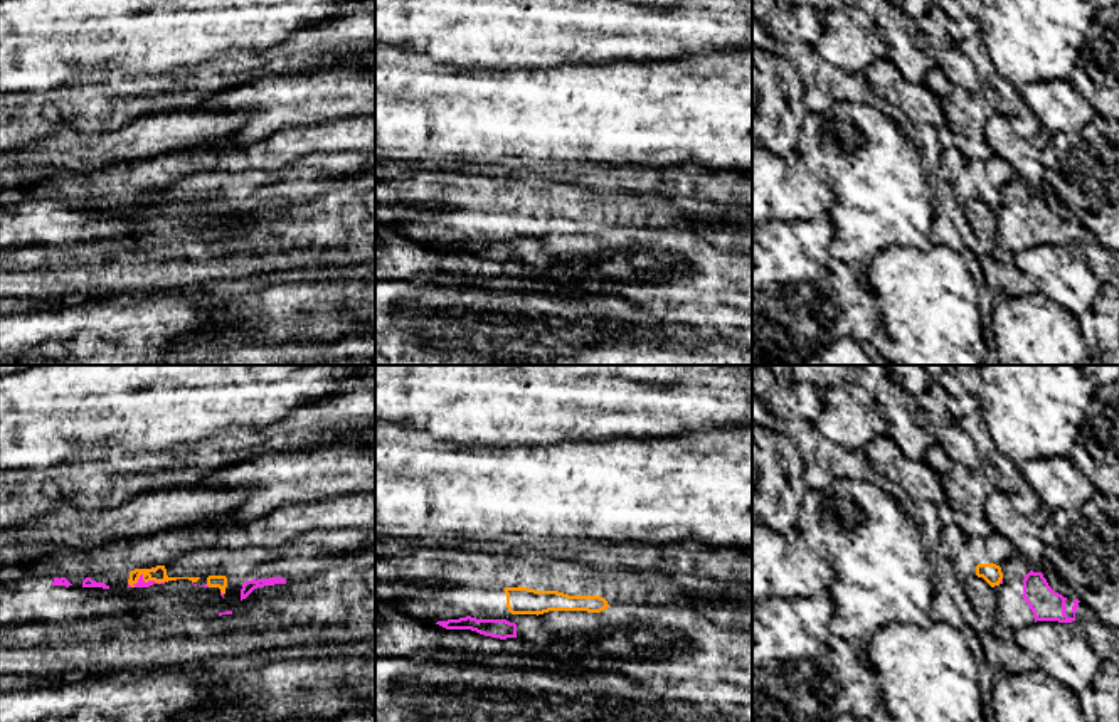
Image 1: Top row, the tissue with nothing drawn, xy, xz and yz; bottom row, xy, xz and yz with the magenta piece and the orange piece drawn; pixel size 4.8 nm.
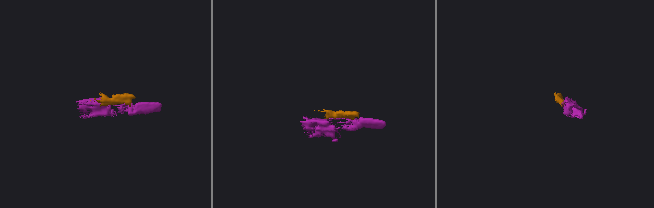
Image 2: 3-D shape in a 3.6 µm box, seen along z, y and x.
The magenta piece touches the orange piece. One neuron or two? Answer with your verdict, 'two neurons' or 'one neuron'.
two neurons

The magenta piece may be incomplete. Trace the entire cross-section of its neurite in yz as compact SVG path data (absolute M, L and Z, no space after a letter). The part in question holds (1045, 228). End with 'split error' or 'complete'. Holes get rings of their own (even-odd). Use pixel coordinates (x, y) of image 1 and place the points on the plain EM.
M1018 177L1001 188L1003 202L996 212L998 237L1013 252L1037 244L1092 244L1095 236L1079 222L1055 215L1042 195L1033 195Z; split error

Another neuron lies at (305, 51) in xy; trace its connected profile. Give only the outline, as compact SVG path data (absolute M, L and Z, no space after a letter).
M355 12L298 30L266 50L229 49L215 61L162 74L113 72L106 79L45 93L0 94L0 151L27 146L59 126L108 133L145 114L192 111L215 93L264 76L375 64L374 56L358 57L372 49L375 13Z

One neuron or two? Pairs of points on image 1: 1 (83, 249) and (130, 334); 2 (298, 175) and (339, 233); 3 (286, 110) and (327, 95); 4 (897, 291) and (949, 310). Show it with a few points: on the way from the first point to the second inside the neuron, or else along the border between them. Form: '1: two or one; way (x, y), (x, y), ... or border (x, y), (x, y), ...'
1: two; border (83, 298), (106, 300)
2: two; border (318, 196), (276, 207)
3: one; way (296, 103), (317, 98)
4: one; way (911, 291), (919, 291), (936, 308)

